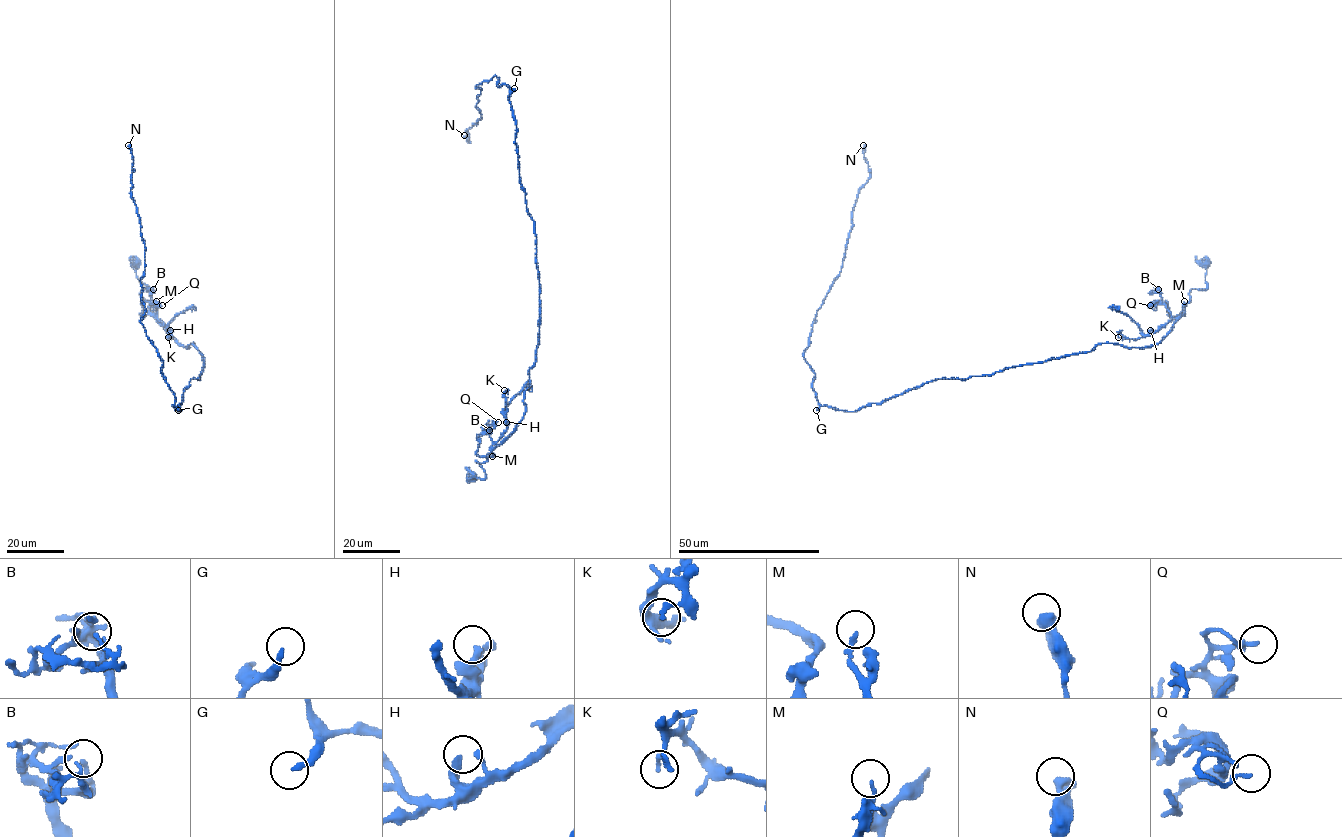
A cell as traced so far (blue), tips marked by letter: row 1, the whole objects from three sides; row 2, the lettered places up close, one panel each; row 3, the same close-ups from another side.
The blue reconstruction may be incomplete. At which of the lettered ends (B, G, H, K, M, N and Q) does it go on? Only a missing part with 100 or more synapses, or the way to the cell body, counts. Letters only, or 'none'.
G

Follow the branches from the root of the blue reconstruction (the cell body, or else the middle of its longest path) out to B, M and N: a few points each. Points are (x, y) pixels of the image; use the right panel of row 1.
B: (1205, 261), (1207, 288), (1190, 290), (1190, 300), (1179, 317), (1172, 316), (1158, 289)
M: (1205, 261), (1207, 288), (1190, 290), (1190, 300), (1181, 315), (1184, 301)
N: (1205, 261), (1207, 288), (1155, 345), (821, 405), (804, 350), (869, 177), (863, 145)

